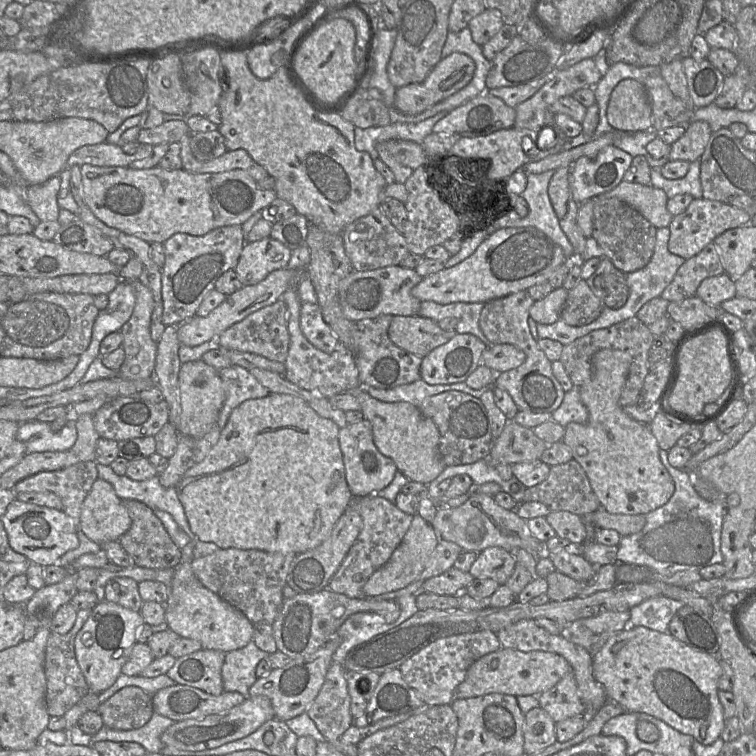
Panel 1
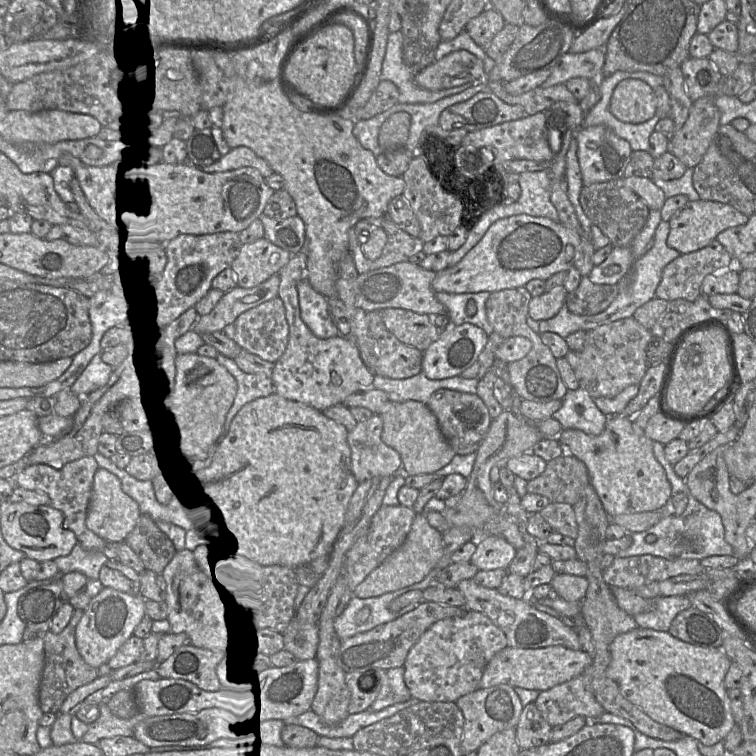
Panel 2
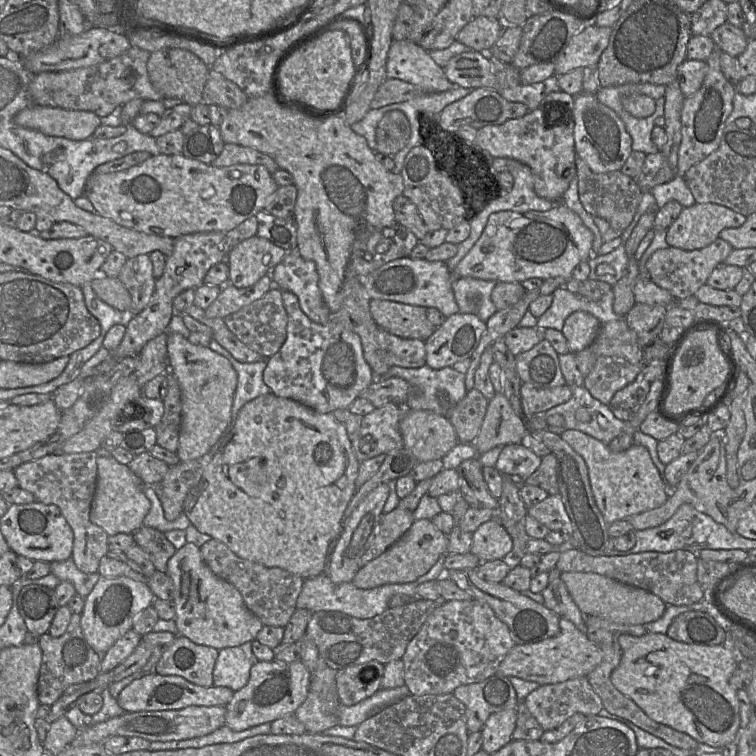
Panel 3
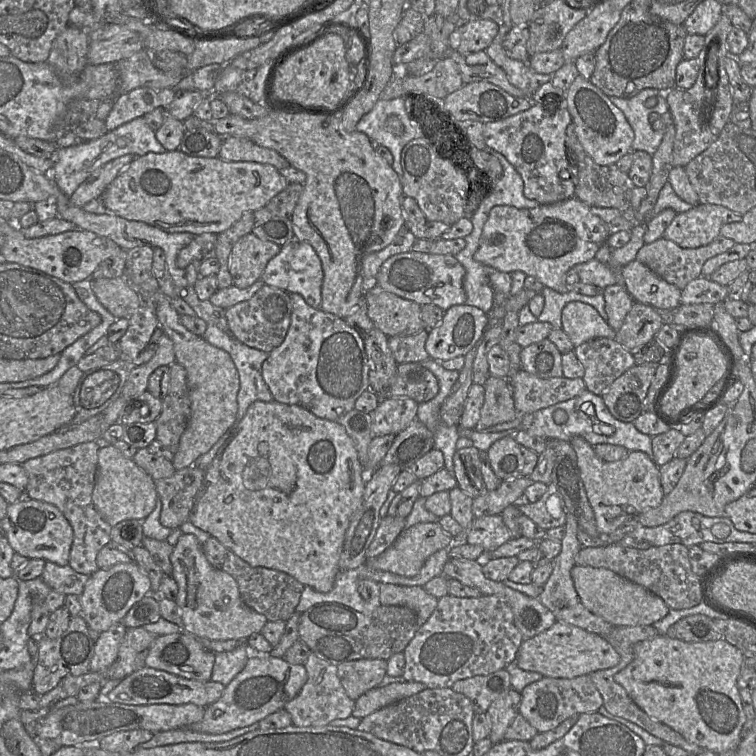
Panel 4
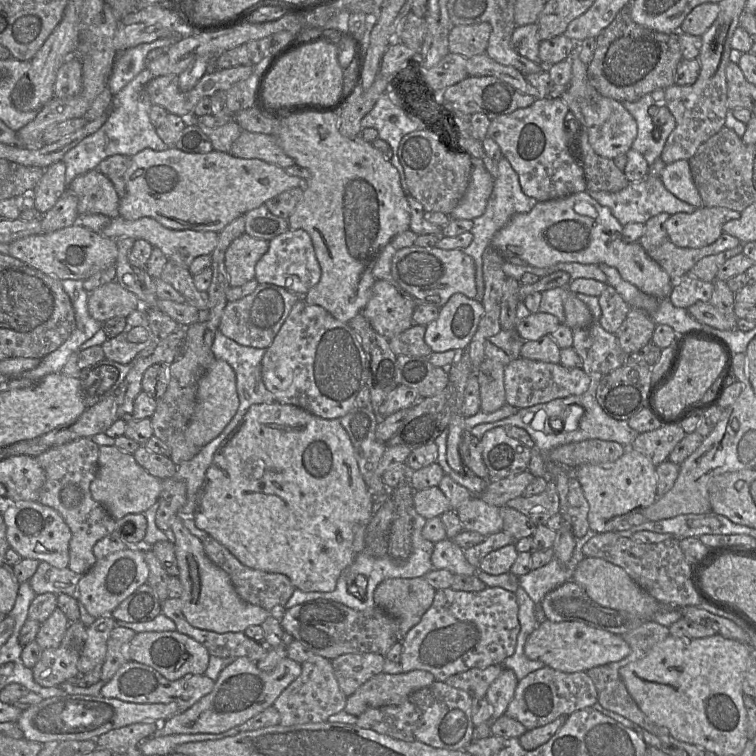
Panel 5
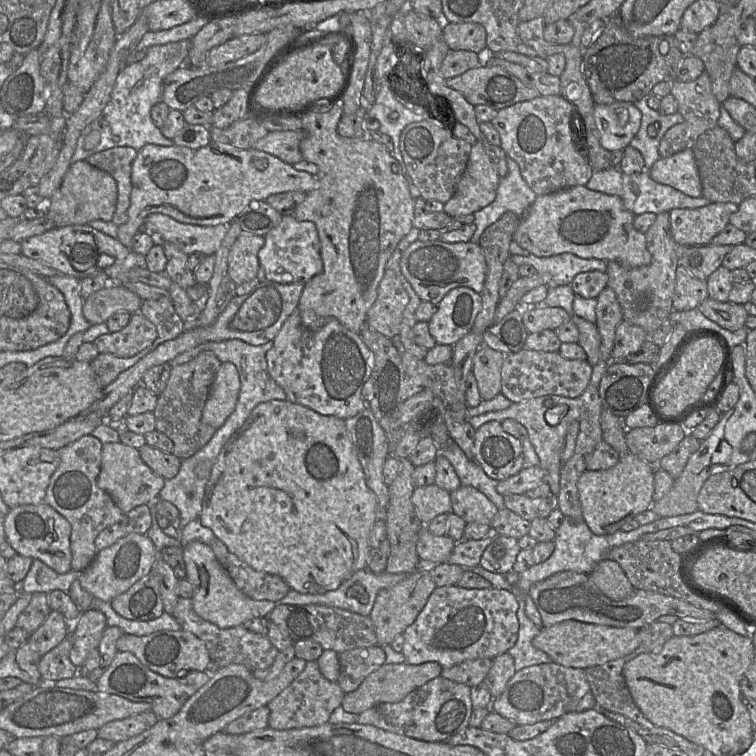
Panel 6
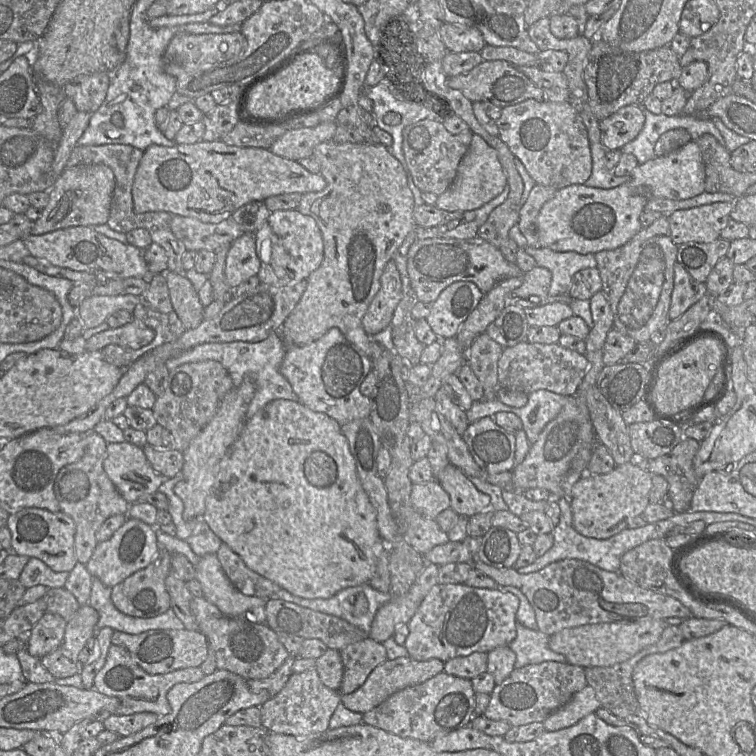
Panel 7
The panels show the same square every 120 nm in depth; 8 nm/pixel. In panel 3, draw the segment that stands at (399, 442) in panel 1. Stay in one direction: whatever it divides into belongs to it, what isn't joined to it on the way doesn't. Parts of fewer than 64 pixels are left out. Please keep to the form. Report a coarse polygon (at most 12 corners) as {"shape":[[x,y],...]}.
{"shape":[[404,410],[399,431],[418,462],[442,459],[459,443],[450,421]]}

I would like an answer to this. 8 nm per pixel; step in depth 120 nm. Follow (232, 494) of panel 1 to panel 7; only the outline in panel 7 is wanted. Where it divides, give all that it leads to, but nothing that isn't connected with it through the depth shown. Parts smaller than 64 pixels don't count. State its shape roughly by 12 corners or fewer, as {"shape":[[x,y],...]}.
{"shape":[[273,400],[203,519],[249,569],[328,599],[375,572],[341,425]]}

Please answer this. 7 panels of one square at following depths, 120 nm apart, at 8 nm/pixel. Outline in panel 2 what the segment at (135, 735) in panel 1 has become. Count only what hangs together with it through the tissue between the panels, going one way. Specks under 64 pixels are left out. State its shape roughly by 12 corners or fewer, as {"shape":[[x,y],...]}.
{"shape":[[107,700],[100,716],[80,741],[95,744],[104,738],[132,737],[135,726],[147,716],[138,712],[122,719]]}

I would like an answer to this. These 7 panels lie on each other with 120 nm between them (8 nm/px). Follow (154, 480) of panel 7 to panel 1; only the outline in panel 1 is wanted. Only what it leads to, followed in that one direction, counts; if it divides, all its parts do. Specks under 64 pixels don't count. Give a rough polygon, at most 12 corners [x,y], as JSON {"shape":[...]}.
{"shape":[[97,478],[80,529],[101,545],[118,541],[131,517],[113,486]]}

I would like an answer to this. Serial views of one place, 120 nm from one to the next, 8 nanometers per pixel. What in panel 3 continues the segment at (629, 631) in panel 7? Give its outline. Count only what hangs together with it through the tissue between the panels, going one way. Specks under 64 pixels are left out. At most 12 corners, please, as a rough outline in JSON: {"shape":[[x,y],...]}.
{"shape":[[570,620],[516,644],[495,674],[539,685],[586,676],[601,650]]}

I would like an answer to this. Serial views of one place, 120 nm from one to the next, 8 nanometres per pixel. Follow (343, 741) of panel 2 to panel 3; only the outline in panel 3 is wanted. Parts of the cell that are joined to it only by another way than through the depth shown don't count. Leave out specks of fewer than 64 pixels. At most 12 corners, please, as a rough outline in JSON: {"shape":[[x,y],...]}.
{"shape":[[380,689],[352,706],[339,699],[339,724],[323,733],[354,740],[359,724],[409,695]]}

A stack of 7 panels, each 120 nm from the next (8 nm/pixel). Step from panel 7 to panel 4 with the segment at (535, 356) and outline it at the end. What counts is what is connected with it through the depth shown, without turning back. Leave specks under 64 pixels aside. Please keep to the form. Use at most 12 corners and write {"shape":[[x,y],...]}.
{"shape":[[509,377],[515,410],[529,414],[586,390],[582,378]]}

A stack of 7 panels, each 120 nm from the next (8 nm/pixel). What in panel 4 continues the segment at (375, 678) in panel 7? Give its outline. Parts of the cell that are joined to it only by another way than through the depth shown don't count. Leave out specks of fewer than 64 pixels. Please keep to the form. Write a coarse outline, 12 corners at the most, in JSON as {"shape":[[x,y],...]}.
{"shape":[[393,682],[354,701],[352,716],[362,719],[417,694],[425,684]]}

